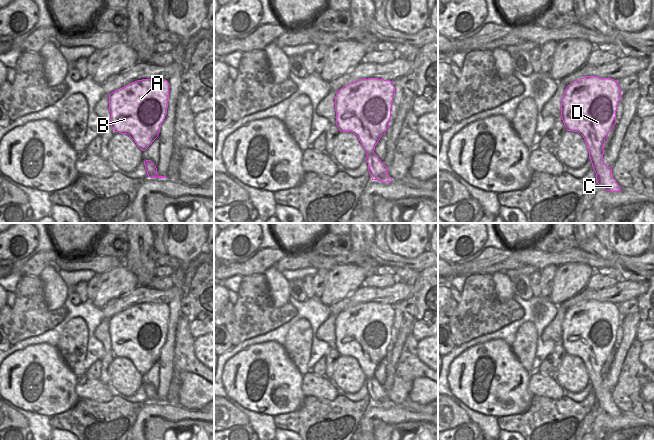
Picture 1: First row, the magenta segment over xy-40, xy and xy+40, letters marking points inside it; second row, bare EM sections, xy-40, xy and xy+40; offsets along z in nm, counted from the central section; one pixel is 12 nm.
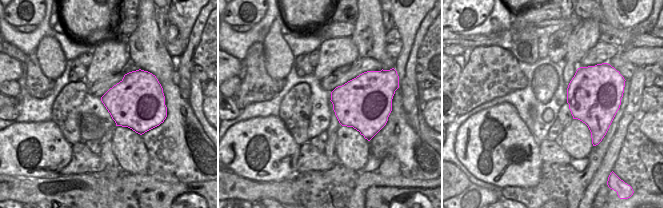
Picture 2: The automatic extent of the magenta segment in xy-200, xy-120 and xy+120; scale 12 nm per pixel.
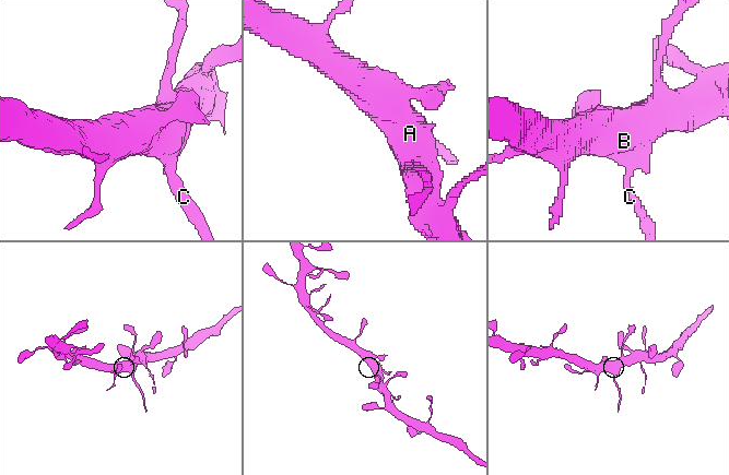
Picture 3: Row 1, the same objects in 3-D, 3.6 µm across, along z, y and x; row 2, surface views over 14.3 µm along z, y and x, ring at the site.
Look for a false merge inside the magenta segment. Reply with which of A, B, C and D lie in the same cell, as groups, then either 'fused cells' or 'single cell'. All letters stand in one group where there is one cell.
groups A B D / C; fused cells

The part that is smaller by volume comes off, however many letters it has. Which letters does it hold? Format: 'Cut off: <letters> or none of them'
Cut off: C

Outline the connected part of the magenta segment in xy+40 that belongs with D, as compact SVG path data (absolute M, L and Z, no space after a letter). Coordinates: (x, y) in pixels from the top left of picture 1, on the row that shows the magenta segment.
M586 76L570 85L564 91L561 100L561 118L568 131L580 133L588 147L589 157L602 152L608 133L616 124L617 105L621 99L621 91L617 80Z

